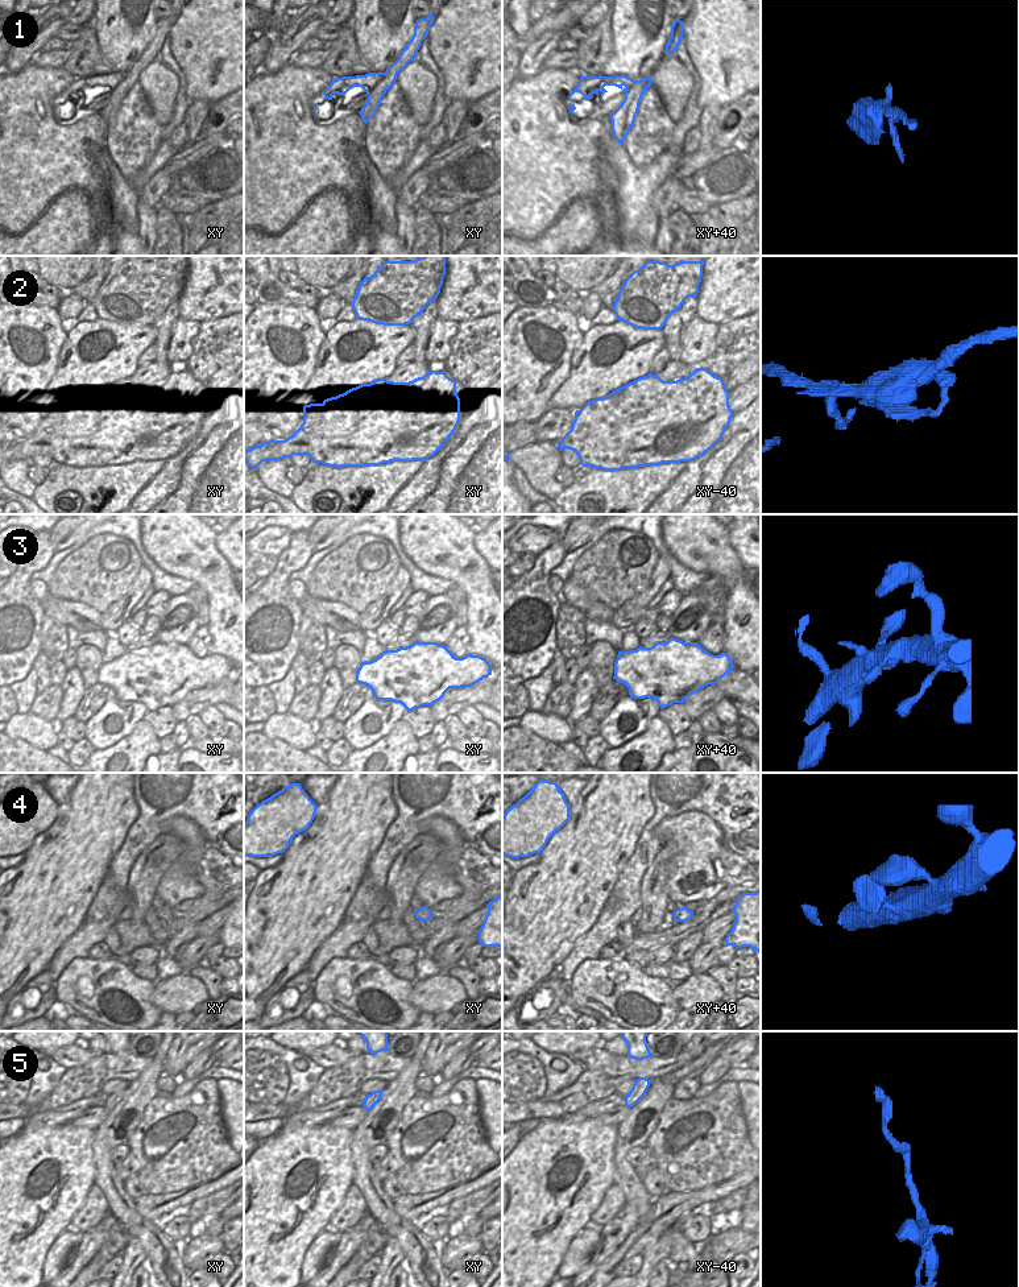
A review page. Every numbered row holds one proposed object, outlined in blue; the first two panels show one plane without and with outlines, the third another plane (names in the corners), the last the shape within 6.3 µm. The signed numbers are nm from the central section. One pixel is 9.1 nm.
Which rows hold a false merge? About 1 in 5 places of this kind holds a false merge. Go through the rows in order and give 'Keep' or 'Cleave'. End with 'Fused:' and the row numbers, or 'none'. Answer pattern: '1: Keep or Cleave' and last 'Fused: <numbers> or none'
1: Keep
2: Cleave
3: Keep
4: Keep
5: Keep
Fused: 2

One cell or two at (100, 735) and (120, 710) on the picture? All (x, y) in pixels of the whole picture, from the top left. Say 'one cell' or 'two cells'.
one cell

